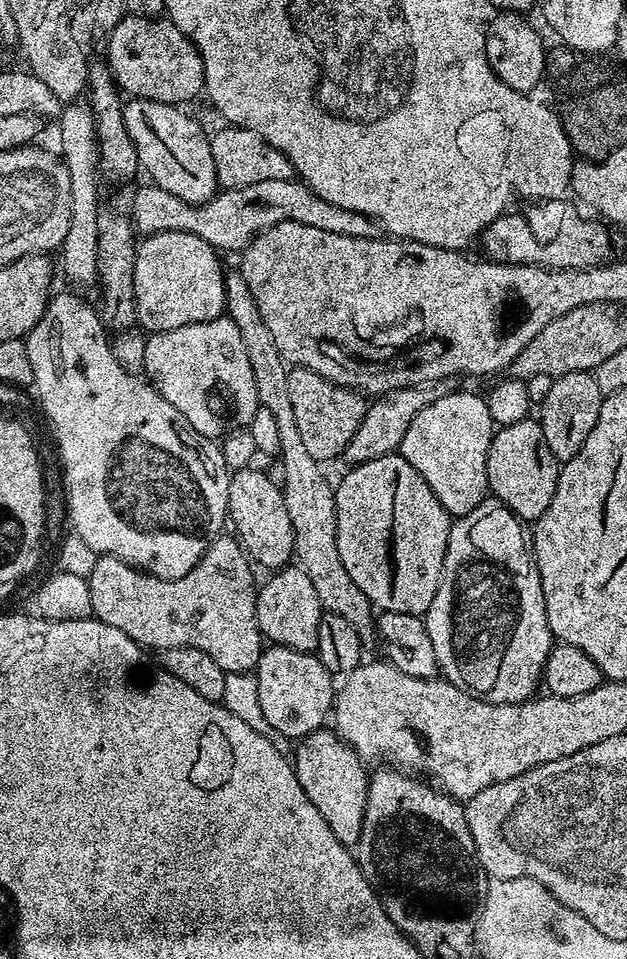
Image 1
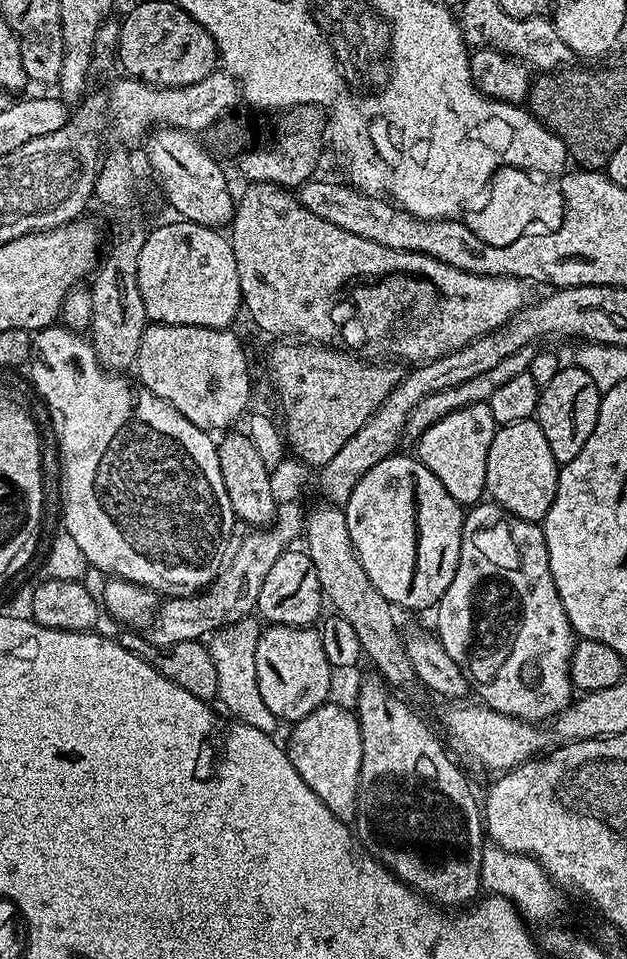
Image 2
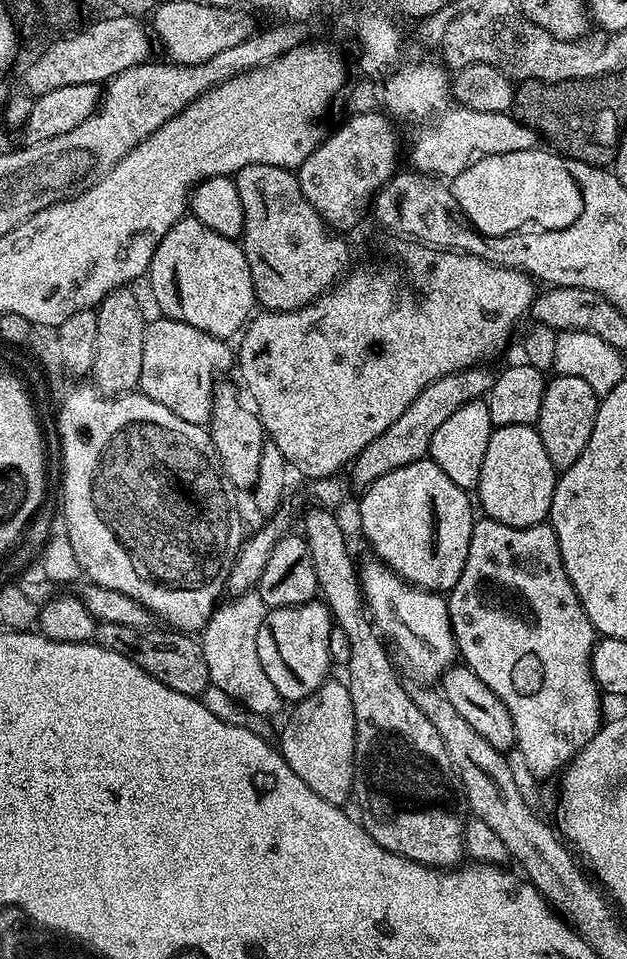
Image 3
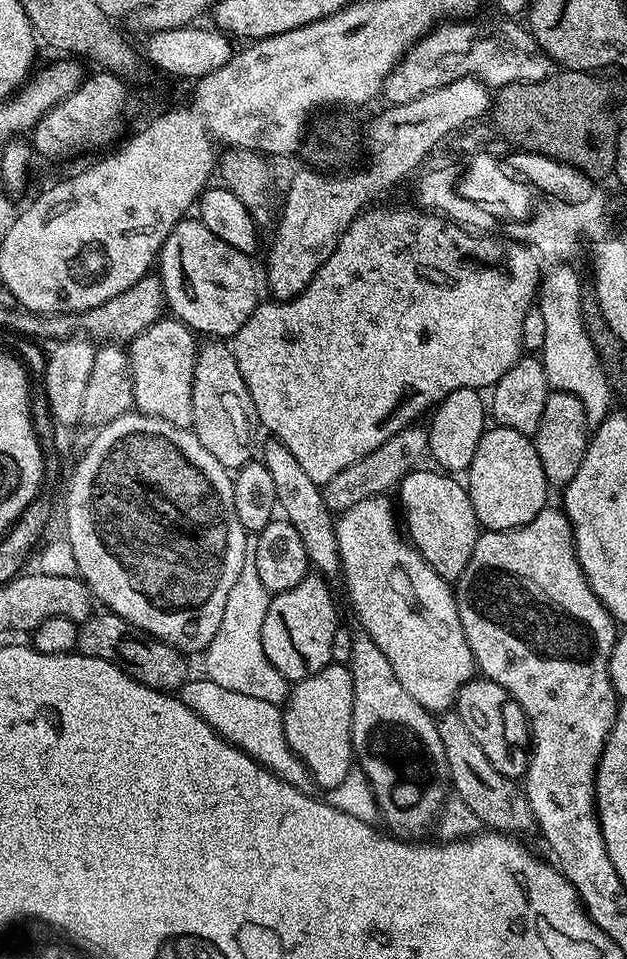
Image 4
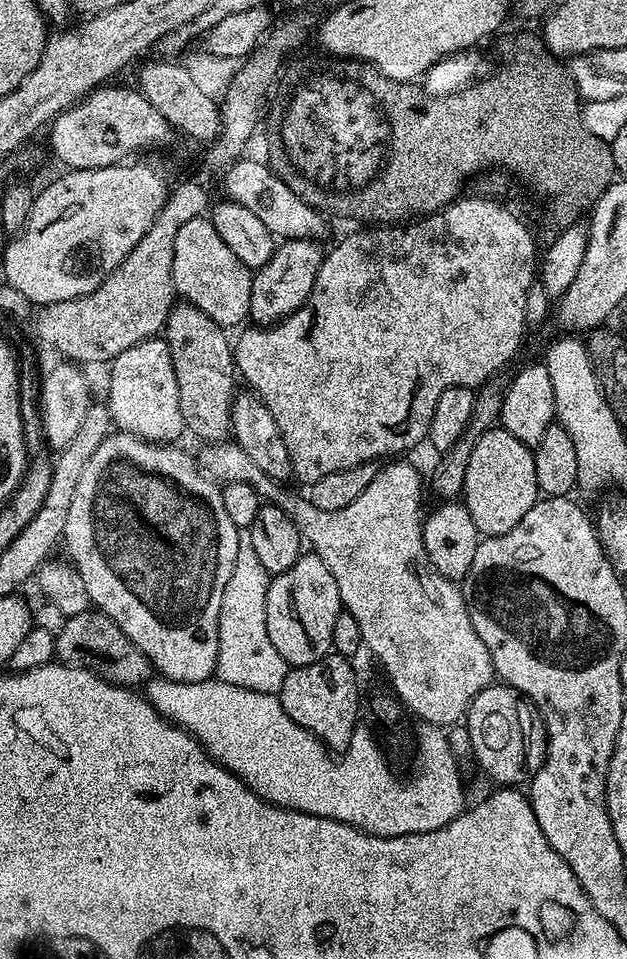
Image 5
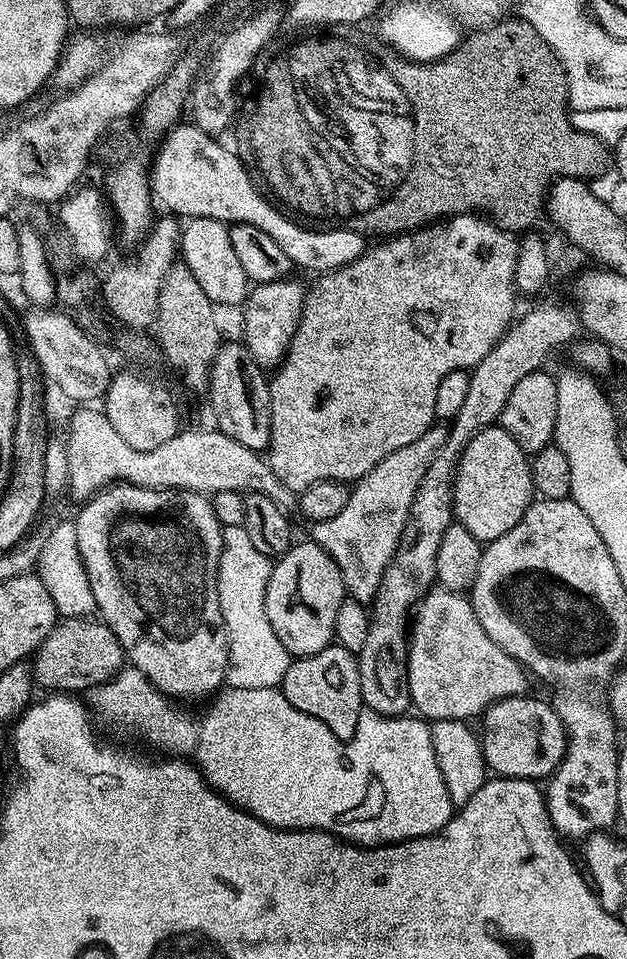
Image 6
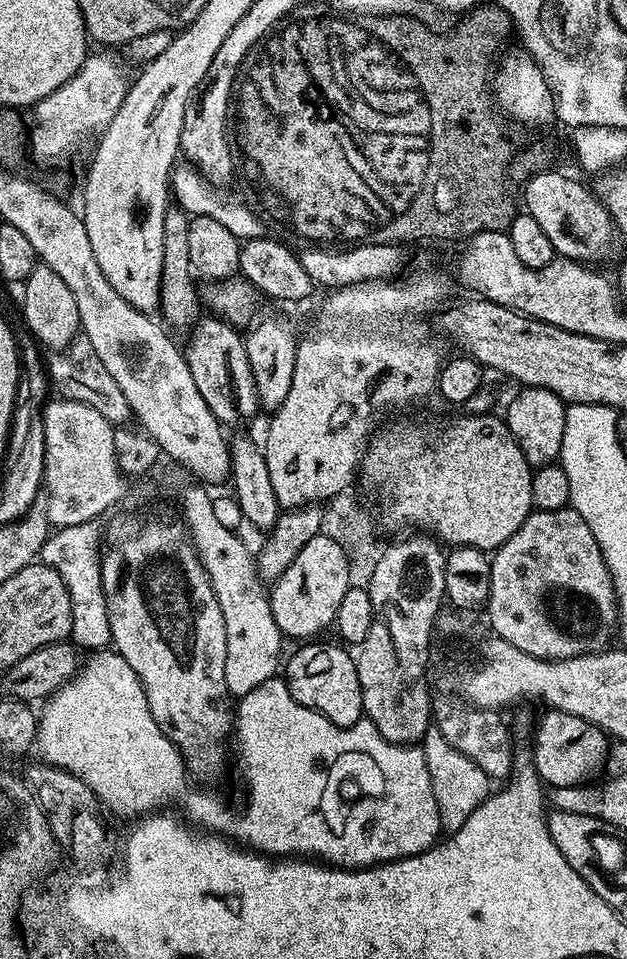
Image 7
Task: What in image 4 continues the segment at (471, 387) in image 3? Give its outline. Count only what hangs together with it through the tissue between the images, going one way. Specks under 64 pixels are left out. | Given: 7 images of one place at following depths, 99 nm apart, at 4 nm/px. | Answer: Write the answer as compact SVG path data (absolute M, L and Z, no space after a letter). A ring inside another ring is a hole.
M424 426L403 428L394 438L386 438L378 450L358 458L354 466L346 466L339 474L334 474L330 482L321 487L320 493L326 502L326 506L333 514L339 514L350 510L350 506L358 506L358 502L366 502L371 496L382 496L392 491L400 481L407 478L410 473L417 471L420 464L428 456L428 430Z

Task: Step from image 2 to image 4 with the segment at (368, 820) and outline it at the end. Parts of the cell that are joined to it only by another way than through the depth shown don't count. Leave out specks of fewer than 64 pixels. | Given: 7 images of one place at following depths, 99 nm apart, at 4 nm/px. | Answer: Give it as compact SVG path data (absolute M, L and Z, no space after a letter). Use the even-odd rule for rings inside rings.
M268 438L264 444L264 456L262 462L274 481L276 491L276 503L283 519L298 530L298 538L302 538L302 546L306 546L309 565L321 577L334 578L340 576L340 555L338 554L338 538L336 537L336 520L334 514L326 506L326 502L320 493L321 485L314 483L303 472L302 466L286 446L282 446L275 438ZM363 630L352 632L350 662L347 664L354 678L354 714L352 715L352 754L358 770L368 780L370 790L376 799L379 819L383 827L397 838L420 838L428 827L440 819L440 811L450 792L446 750L442 738L438 738L438 726L433 713L427 712L398 682L394 669L386 654L374 646L374 638Z

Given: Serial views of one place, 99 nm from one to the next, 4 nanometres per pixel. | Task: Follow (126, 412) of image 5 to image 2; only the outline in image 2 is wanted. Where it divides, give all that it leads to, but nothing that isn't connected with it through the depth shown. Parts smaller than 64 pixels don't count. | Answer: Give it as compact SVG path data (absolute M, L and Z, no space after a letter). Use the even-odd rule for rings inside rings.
M149 323L142 334L142 346L138 346L134 372L137 372L135 375L139 383L149 388L158 398L172 404L178 414L182 414L187 420L194 422L194 426L209 434L231 429L235 425L232 423L249 411L248 395L252 392L252 380L248 377L248 356L244 353L239 338L228 328Z

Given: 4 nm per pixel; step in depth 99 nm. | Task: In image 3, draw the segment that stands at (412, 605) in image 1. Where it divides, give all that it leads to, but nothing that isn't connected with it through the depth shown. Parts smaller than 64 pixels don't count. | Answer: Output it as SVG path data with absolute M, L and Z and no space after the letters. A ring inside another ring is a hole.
M425 458L418 462L410 462L406 466L402 466L396 470L390 470L388 474L382 474L369 488L363 489L360 495L360 528L364 531L364 536L368 539L368 544L373 548L375 559L381 560L386 567L397 572L402 579L408 583L416 585L417 588L424 588L428 592L438 592L447 594L451 592L453 586L458 582L458 578L462 578L462 570L466 566L466 554L470 554L470 538L472 537L472 525L474 523L474 515L472 516L472 504L474 508L474 500L472 500L465 489L459 488L454 482L450 482L450 478L446 478L446 474L442 474L442 470L437 466L431 458Z

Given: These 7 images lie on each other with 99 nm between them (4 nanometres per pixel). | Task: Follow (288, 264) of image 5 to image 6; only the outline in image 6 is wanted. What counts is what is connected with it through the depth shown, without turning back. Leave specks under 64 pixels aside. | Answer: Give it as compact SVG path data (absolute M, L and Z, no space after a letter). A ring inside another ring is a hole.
M285 278L255 285L242 305L244 311L242 343L265 370L272 370L283 364L290 342L298 330L298 322L304 313L305 285L302 286L292 279Z

